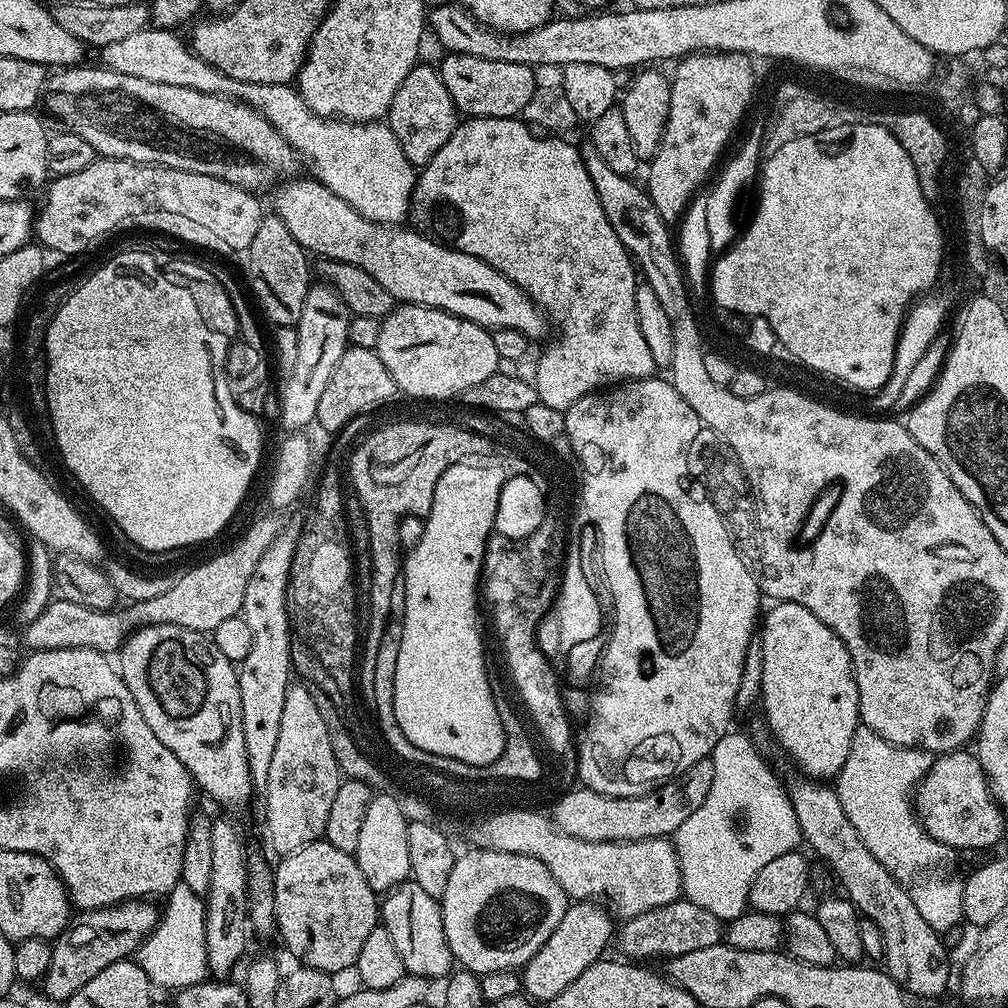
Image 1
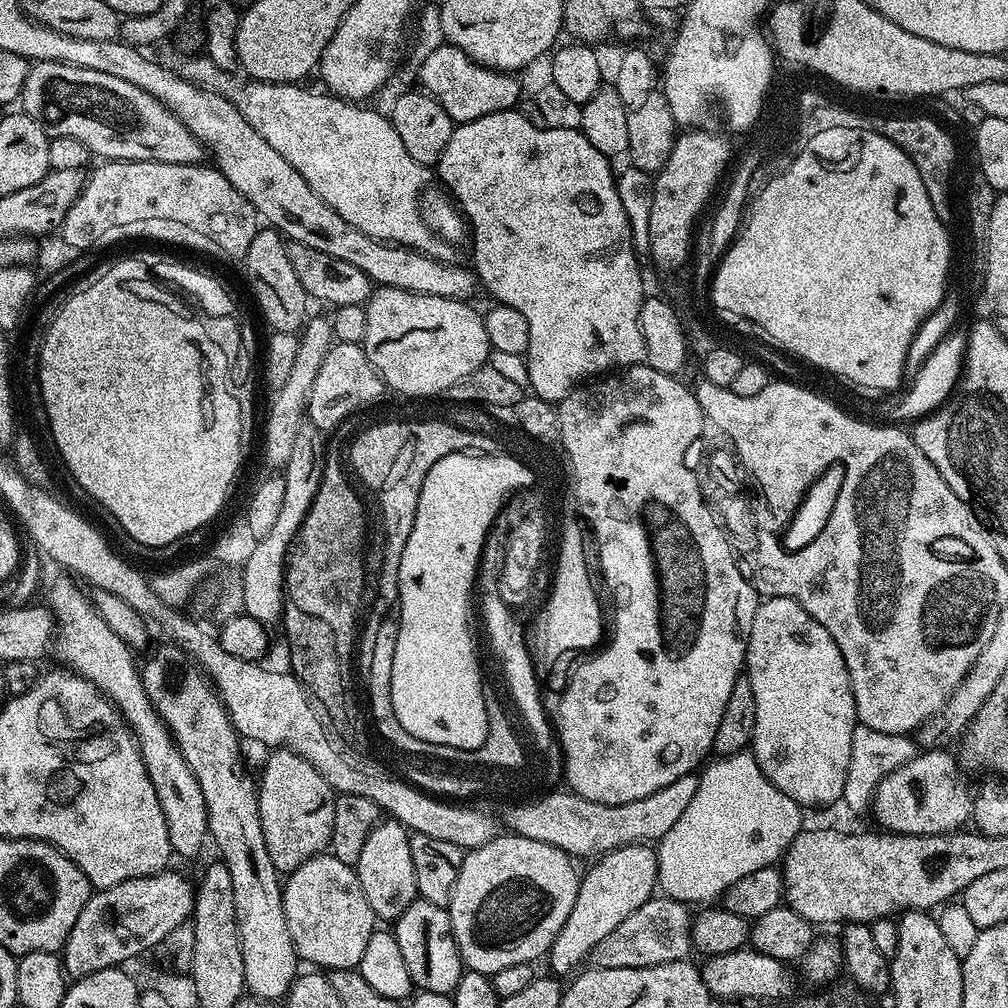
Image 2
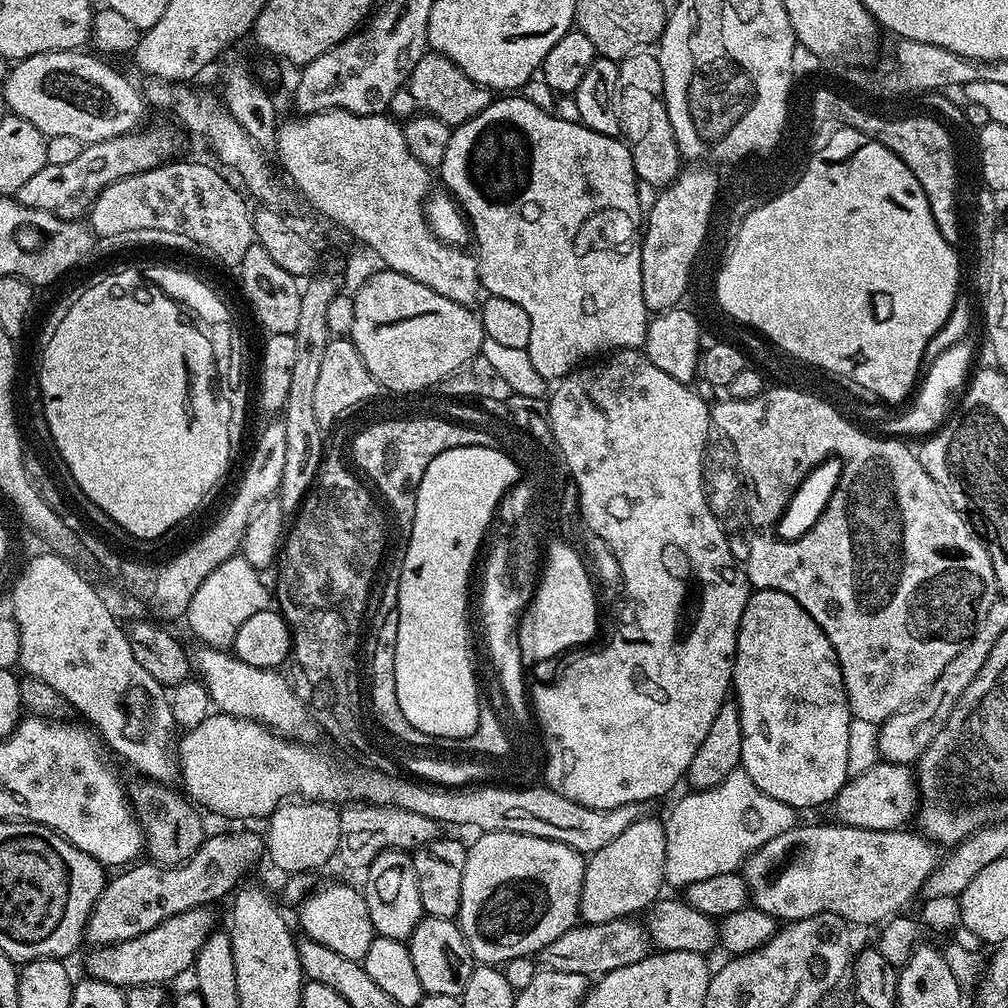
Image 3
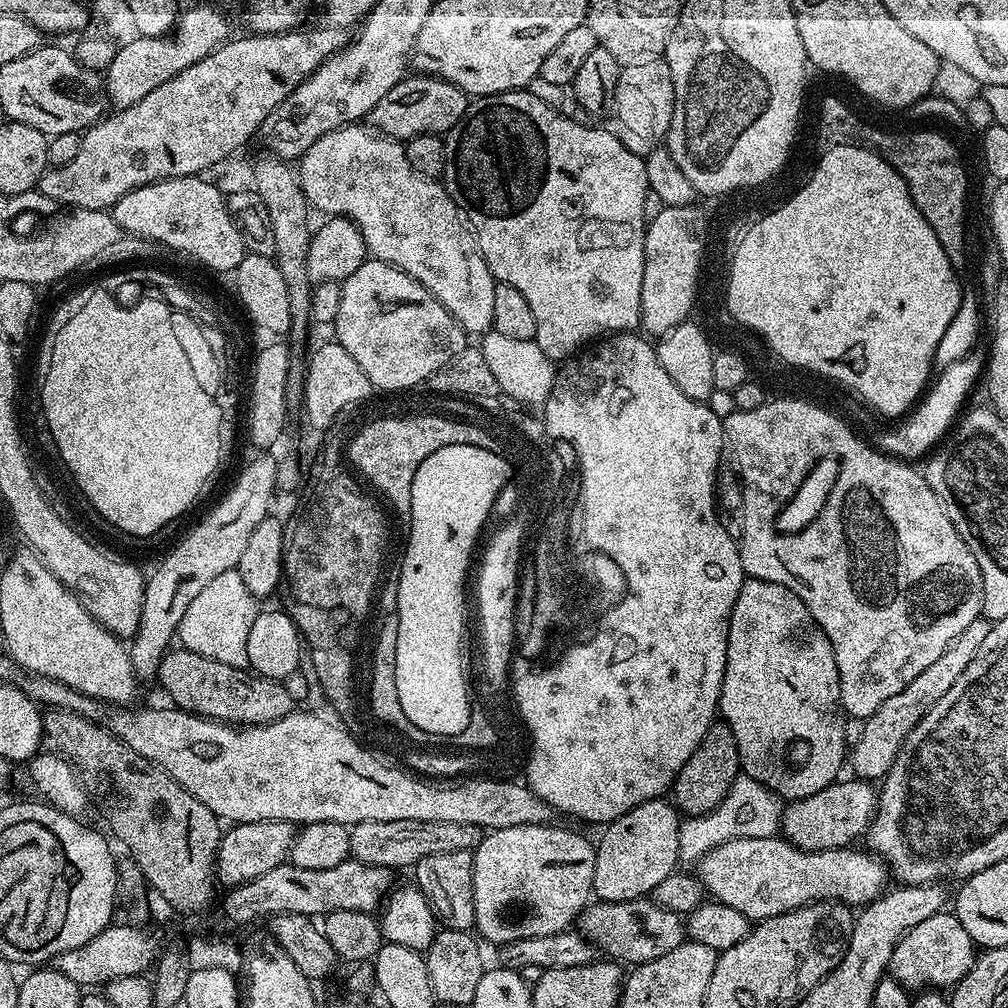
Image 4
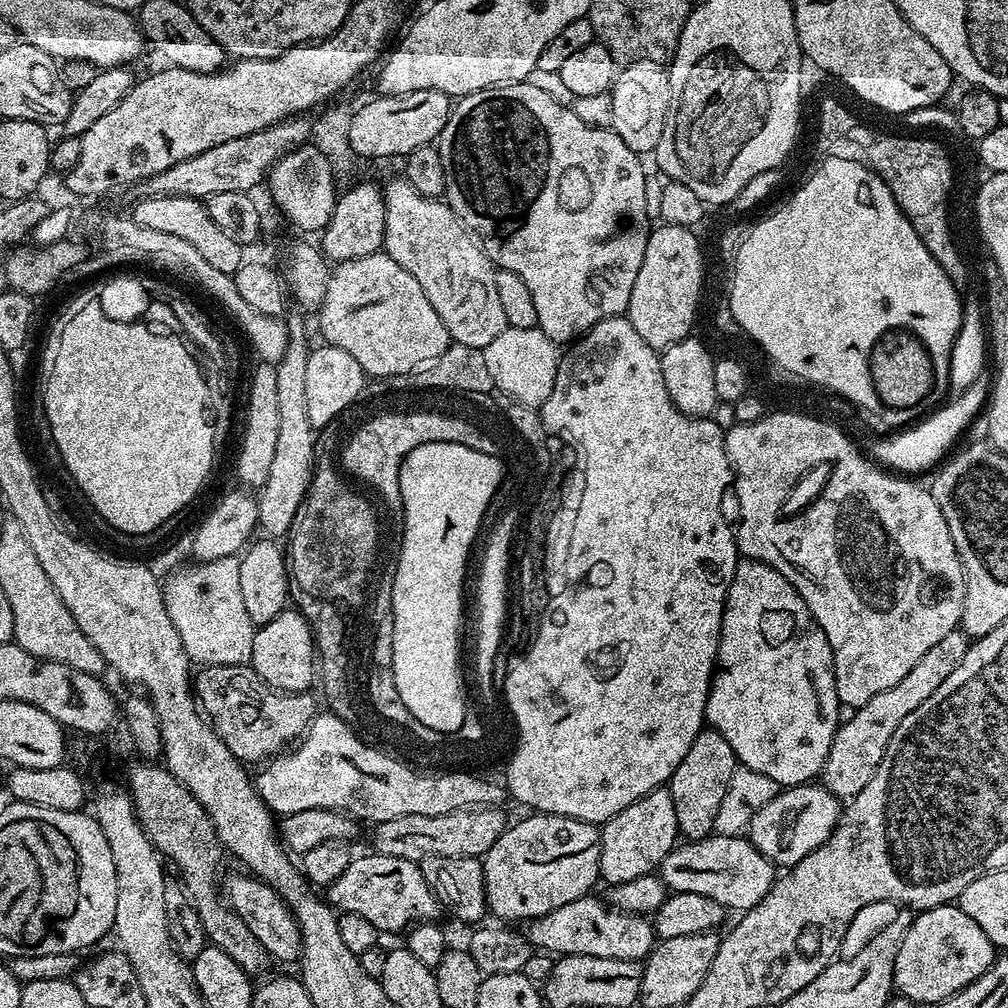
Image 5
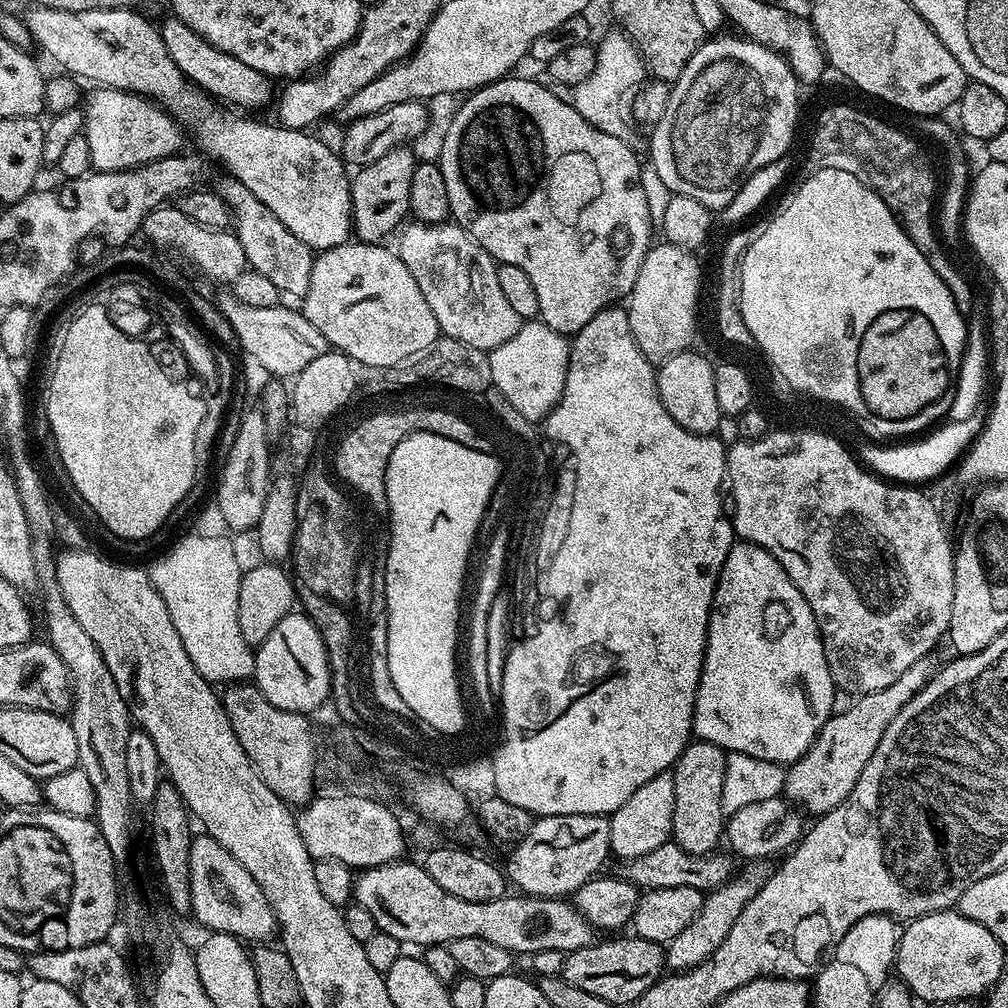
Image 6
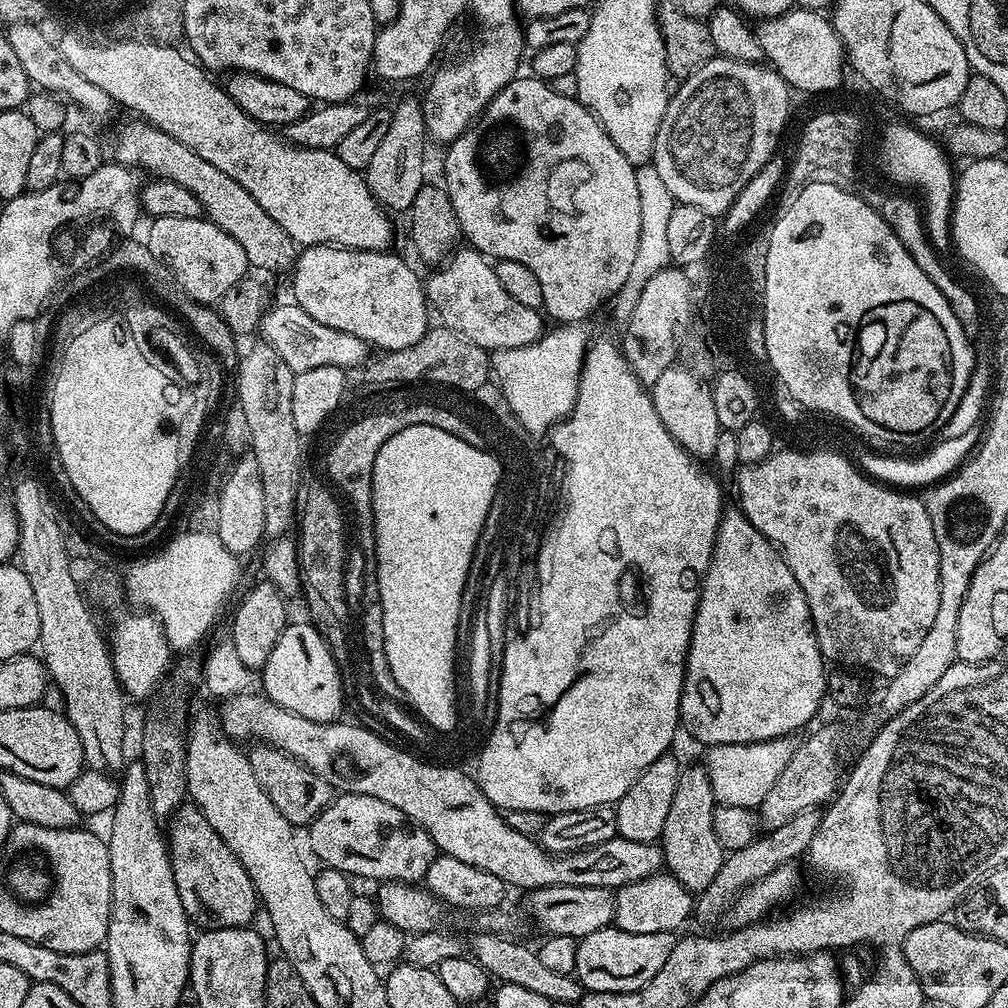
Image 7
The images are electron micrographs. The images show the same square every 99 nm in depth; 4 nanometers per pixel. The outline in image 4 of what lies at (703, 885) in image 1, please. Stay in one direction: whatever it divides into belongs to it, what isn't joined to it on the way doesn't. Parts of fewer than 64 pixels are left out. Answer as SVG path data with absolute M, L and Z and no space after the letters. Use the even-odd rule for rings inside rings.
M743 774L736 777L730 786L726 798L713 812L706 816L693 816L680 825L678 846L681 861L695 862L701 860L714 846L730 842L734 838L766 838L780 832L780 819L784 817L785 801L754 778Z

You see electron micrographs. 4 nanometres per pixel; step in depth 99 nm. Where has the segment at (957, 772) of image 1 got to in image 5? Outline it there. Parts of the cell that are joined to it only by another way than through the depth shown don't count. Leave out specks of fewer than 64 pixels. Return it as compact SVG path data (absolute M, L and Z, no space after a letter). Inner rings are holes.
M816 782L793 784L779 789L754 814L748 823L746 839L770 861L773 866L791 866L802 862L806 854L818 850L830 838L840 820L842 804L833 792L828 792Z

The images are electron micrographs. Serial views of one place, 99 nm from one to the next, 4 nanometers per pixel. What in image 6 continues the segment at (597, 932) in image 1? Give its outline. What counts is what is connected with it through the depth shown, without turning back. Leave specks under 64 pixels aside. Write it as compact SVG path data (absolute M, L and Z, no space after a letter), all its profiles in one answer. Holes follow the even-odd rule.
M662 770L657 776L652 776L650 782L642 782L629 792L628 797L611 813L610 826L611 855L617 856L620 862L627 862L634 858L642 858L642 854L650 854L650 850L658 850L658 846L672 840L672 823L674 822L674 778L671 771Z

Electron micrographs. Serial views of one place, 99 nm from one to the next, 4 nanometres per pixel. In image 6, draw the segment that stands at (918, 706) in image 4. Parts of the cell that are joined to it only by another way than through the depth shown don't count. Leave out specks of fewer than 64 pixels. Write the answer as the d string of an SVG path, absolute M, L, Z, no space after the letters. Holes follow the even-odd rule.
M936 654L918 658L914 666L906 669L906 674L898 678L898 682L890 682L881 692L871 692L851 701L845 712L837 711L822 726L810 750L801 760L787 765L782 776L782 792L793 805L799 806L809 817L819 818L834 810L854 790L854 782L862 778L862 770L866 770L866 762L874 758L874 750L878 750L878 742L882 742L882 734L886 734L886 726L894 722L898 710L914 698L932 681L941 667L942 660Z

